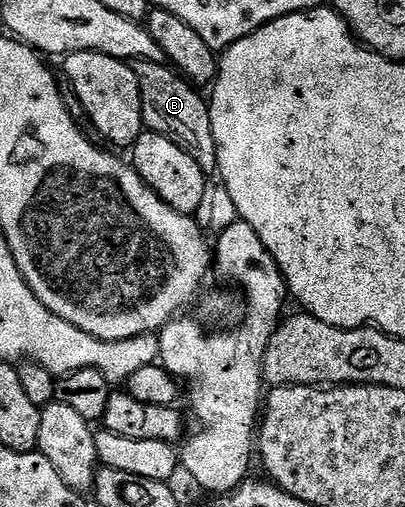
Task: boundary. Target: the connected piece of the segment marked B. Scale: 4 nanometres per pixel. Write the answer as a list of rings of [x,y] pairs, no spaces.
[[[134,61],[131,62],[131,66],[134,75],[138,79],[138,87],[142,95],[142,111],[144,112],[145,126],[151,132],[178,143],[178,147],[182,147],[182,151],[186,151],[190,155],[190,159],[194,159],[194,163],[198,163],[198,167],[206,175],[215,174],[217,172],[216,140],[214,139],[214,127],[212,126],[212,110],[205,94],[203,97],[200,94],[203,92],[197,86],[190,81],[185,81],[175,69],[167,64],[158,61]]]

